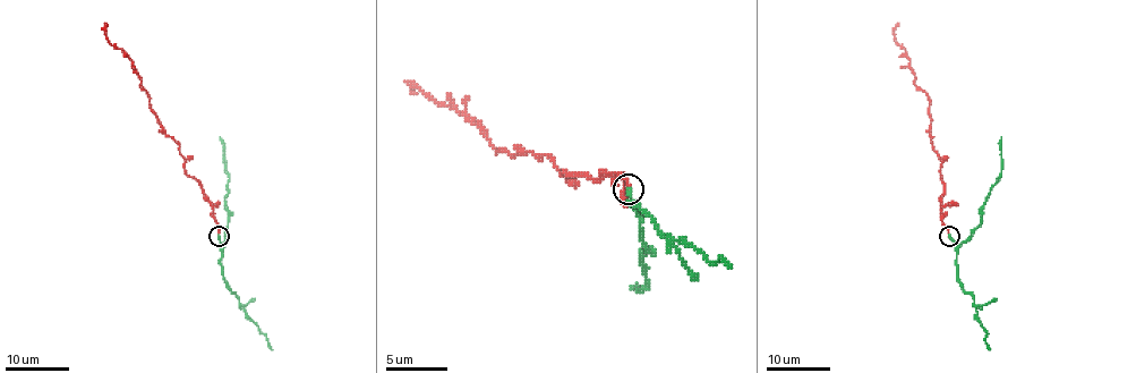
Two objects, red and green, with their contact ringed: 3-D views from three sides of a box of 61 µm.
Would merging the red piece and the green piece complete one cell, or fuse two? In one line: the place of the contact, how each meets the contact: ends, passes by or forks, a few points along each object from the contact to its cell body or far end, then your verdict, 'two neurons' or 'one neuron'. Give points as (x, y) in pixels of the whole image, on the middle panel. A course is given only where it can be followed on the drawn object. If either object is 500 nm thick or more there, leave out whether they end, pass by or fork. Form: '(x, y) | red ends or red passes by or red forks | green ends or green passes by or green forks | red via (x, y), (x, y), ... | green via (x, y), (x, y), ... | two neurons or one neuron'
(628, 189) | red ends | green ends | red via (628, 188), (621, 176), (563, 176), (551, 158), (496, 152), (480, 124), (413, 84), (413, 93) | green via (628, 188), (633, 203), (630, 203), (667, 237), (691, 243), (709, 261), (722, 259), (731, 268) | one neuron

